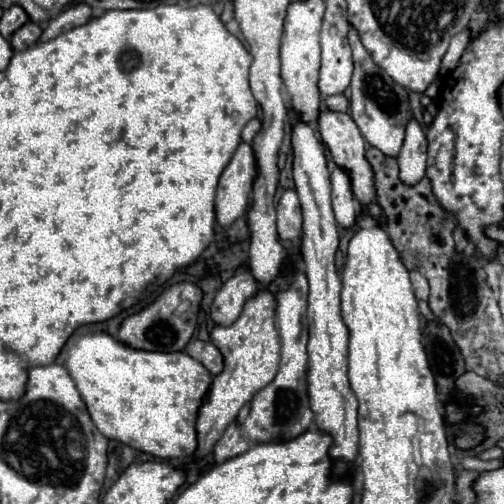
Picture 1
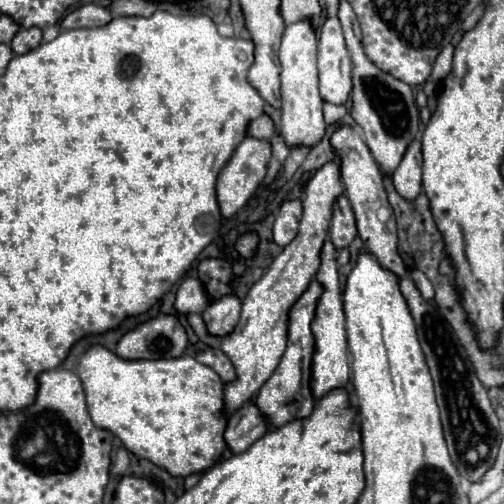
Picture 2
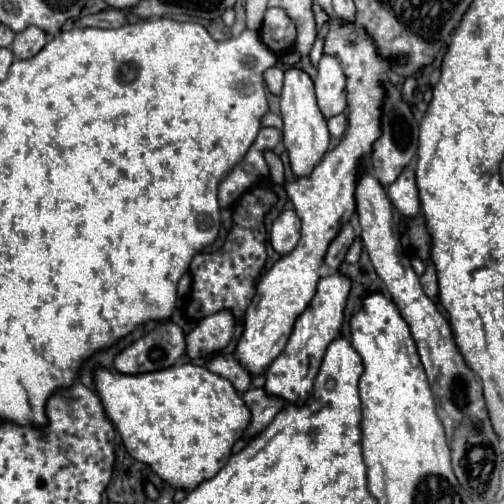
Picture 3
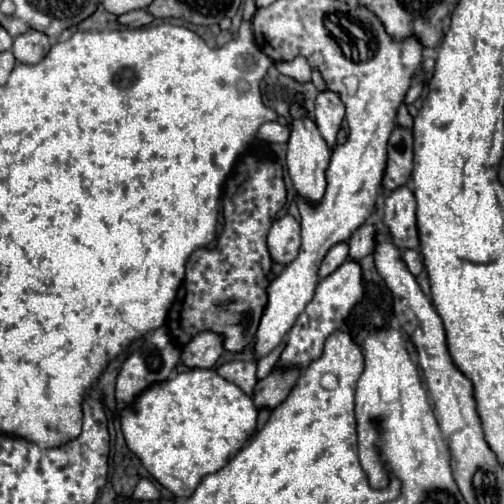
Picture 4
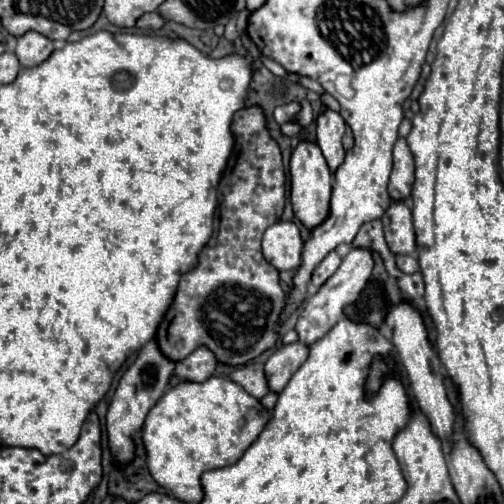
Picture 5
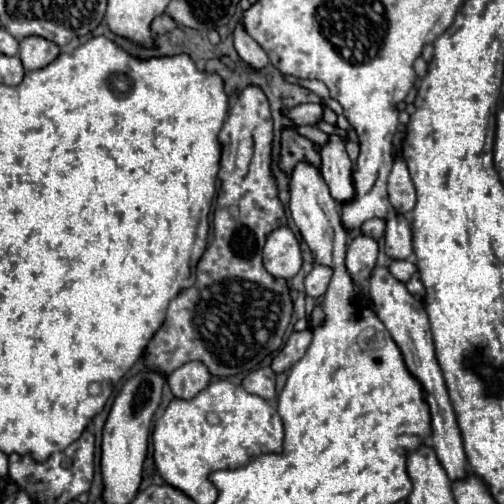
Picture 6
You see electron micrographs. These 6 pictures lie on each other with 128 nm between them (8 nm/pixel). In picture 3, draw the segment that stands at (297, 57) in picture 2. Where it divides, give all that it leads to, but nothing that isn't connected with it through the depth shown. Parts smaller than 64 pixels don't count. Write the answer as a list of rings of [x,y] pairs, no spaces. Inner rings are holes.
[[[290,66],[284,72],[284,88],[280,94],[280,112],[284,120],[282,128],[282,142],[286,146],[286,152],[290,156],[290,164],[296,176],[308,176],[312,168],[322,160],[322,156],[328,150],[330,134],[326,128],[326,120],[316,104],[316,94],[314,94],[314,82],[310,74],[304,70]]]

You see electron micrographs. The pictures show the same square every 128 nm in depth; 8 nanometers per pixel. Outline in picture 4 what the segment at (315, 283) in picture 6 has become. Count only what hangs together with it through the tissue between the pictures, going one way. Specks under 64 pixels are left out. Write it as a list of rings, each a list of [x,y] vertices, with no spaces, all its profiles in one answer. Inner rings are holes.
[[[340,242],[336,246],[332,246],[326,254],[326,258],[322,260],[322,266],[320,266],[320,278],[326,278],[328,274],[332,274],[348,256],[348,244],[346,242]]]

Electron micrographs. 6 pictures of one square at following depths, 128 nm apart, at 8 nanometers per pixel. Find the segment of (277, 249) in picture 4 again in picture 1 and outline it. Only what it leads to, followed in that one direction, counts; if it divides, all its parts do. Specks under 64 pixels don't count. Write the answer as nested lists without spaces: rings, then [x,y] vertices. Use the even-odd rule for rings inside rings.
[[[286,190],[278,202],[278,234],[284,242],[296,240],[302,232],[302,208],[294,190]]]

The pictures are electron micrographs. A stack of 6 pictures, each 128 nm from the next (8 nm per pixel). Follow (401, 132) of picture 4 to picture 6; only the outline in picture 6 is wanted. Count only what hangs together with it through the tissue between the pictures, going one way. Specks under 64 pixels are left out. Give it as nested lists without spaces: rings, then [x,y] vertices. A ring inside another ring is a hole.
[[[396,150],[394,168],[388,178],[388,198],[390,198],[392,208],[400,214],[404,214],[406,210],[412,210],[416,204],[416,190],[414,190],[408,166],[406,166],[400,150]]]

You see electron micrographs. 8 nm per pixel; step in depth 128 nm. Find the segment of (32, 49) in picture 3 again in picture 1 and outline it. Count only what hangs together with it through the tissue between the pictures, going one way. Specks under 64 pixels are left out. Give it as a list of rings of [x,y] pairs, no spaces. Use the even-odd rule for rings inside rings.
[[[28,22],[28,24],[24,24],[22,28],[18,28],[18,30],[12,34],[10,44],[12,44],[12,48],[14,48],[16,52],[18,52],[18,50],[26,50],[28,46],[36,44],[36,40],[40,38],[40,34],[42,34],[42,30],[40,30],[34,22]]]

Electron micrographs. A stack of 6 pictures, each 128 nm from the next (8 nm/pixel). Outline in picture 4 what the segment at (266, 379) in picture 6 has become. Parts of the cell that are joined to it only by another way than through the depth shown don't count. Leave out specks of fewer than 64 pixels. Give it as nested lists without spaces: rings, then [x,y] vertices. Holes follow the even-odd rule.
[[[234,360],[234,362],[228,362],[228,364],[222,364],[218,370],[216,370],[222,378],[226,378],[228,382],[236,384],[244,394],[252,396],[252,390],[256,386],[256,362],[240,362],[240,360]]]

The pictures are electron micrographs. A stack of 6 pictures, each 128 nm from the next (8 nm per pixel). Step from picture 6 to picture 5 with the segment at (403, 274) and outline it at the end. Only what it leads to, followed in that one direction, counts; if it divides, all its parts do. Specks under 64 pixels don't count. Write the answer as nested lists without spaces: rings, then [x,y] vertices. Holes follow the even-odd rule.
[[[398,254],[396,264],[404,274],[414,274],[418,270],[418,260],[412,254]]]

